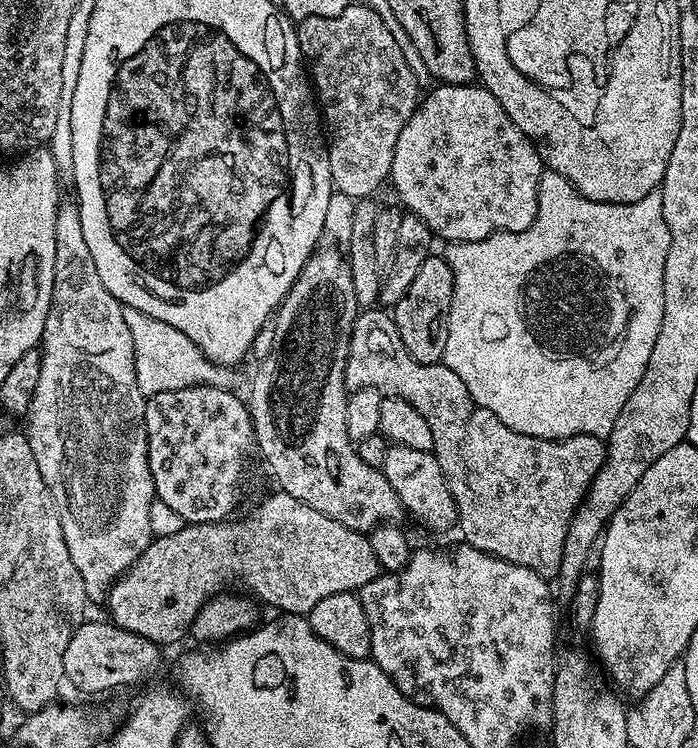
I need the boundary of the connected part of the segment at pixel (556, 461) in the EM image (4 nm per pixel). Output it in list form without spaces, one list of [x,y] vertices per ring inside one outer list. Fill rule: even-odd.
[[[384,310],[376,311],[361,311],[352,327],[348,357],[346,358],[346,370],[344,371],[345,389],[349,393],[353,393],[363,388],[377,388],[383,397],[393,396],[394,398],[402,398],[406,402],[410,402],[410,406],[414,406],[414,410],[418,410],[418,414],[422,414],[422,418],[426,418],[426,422],[430,426],[430,434],[432,435],[432,452],[438,458],[438,466],[442,466],[442,474],[450,486],[450,494],[456,503],[458,532],[464,535],[461,536],[463,543],[474,546],[491,556],[502,558],[506,562],[514,562],[518,566],[526,566],[538,573],[539,576],[545,578],[555,577],[560,570],[562,546],[566,542],[566,530],[570,526],[572,516],[576,513],[576,509],[580,507],[584,497],[587,496],[588,487],[591,486],[592,480],[598,474],[598,470],[604,465],[605,441],[598,436],[568,436],[564,440],[547,440],[546,438],[531,436],[530,434],[518,434],[514,430],[510,430],[510,426],[506,426],[506,422],[502,422],[497,416],[490,414],[490,410],[478,406],[478,402],[474,402],[474,398],[470,398],[470,390],[466,390],[466,382],[462,382],[462,378],[458,378],[458,374],[454,374],[454,370],[450,370],[443,362],[439,364],[423,364],[414,359],[410,354],[410,350],[406,350],[406,346],[402,346],[402,338],[398,334],[398,326],[392,321],[391,315]]]

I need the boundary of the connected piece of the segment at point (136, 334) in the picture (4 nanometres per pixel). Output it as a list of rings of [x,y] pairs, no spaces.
[[[125,308],[126,326],[130,326],[130,338],[134,338],[134,366],[138,374],[138,386],[145,397],[162,394],[166,390],[182,390],[199,384],[209,384],[215,388],[235,389],[236,376],[231,367],[215,364],[205,356],[202,350],[182,330],[174,330],[174,326],[166,326],[166,322],[158,322],[158,318],[150,318],[150,314],[142,314],[133,308]]]

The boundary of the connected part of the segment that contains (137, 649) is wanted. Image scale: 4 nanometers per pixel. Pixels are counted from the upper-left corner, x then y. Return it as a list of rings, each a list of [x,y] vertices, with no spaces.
[[[91,624],[80,625],[64,655],[64,675],[67,683],[73,684],[80,692],[108,692],[123,684],[136,684],[144,680],[156,668],[161,649],[151,640],[142,638],[130,630],[122,630],[118,625]]]

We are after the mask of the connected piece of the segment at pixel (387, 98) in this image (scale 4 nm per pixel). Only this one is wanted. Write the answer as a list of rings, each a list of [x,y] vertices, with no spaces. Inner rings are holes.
[[[362,2],[349,3],[348,8],[342,10],[342,14],[338,14],[334,18],[322,18],[321,16],[306,18],[295,25],[295,30],[296,37],[298,38],[298,46],[300,47],[300,54],[307,71],[310,73],[310,83],[318,101],[319,111],[322,113],[323,127],[326,129],[326,143],[328,145],[328,161],[330,162],[332,187],[335,191],[352,197],[353,201],[371,197],[373,194],[376,194],[372,192],[379,190],[380,183],[383,180],[385,183],[391,177],[394,146],[398,146],[398,134],[402,134],[402,126],[406,126],[406,122],[410,122],[410,118],[416,113],[417,103],[422,96],[420,84],[416,81],[416,76],[418,76],[417,69],[412,68],[410,62],[406,62],[406,54],[402,54],[402,46],[398,46],[392,29],[386,26],[384,19],[372,8],[366,7]]]

